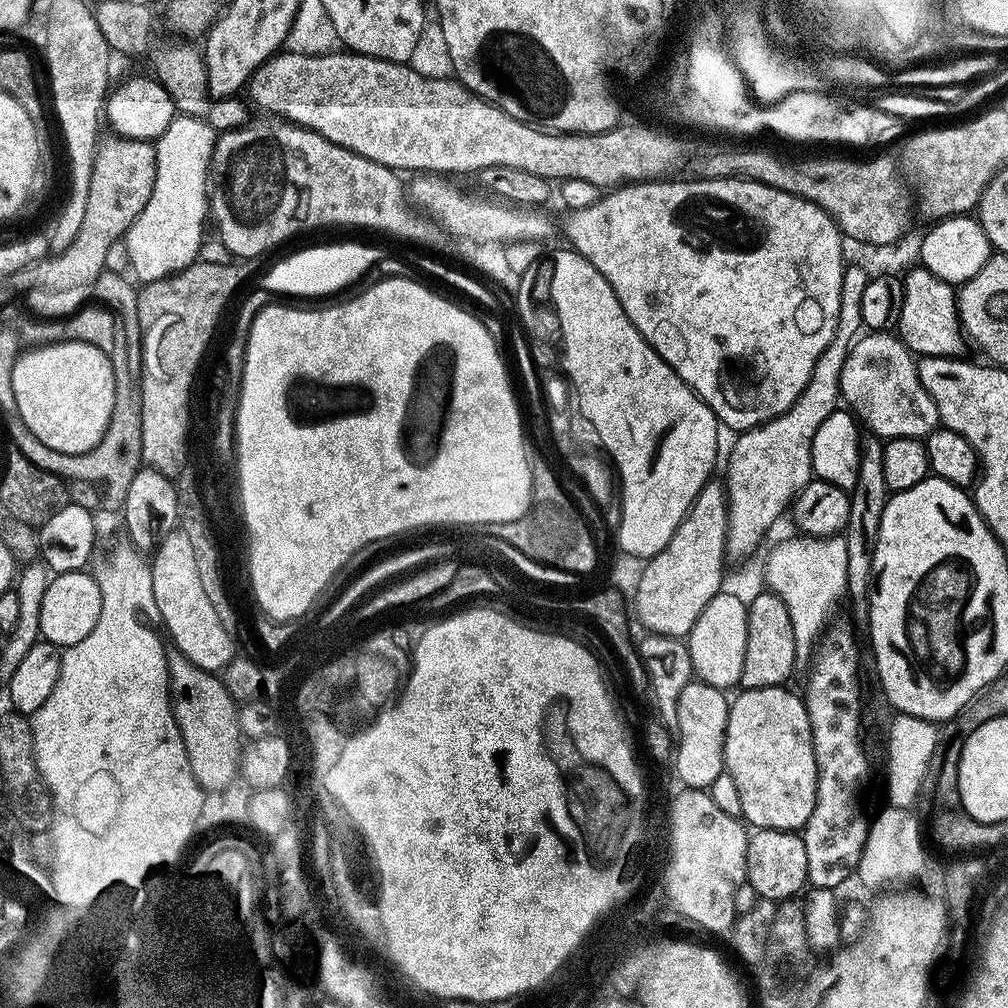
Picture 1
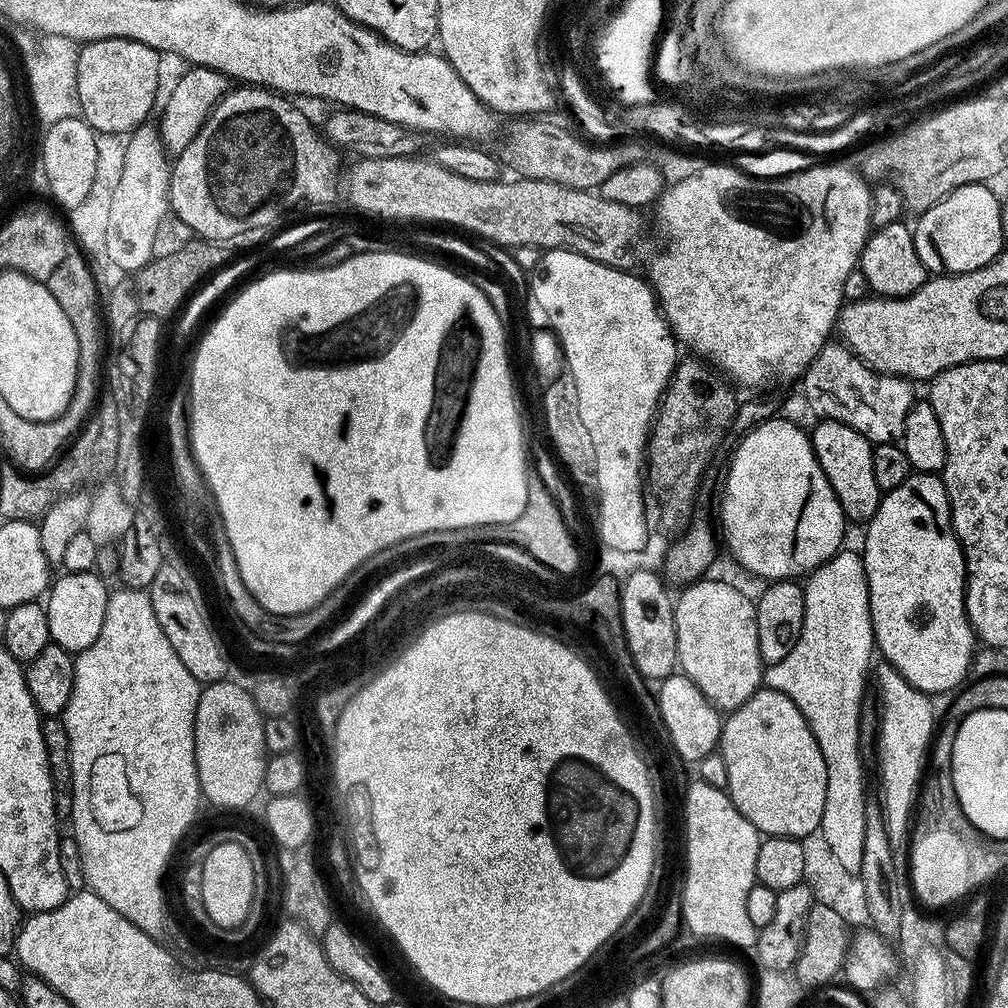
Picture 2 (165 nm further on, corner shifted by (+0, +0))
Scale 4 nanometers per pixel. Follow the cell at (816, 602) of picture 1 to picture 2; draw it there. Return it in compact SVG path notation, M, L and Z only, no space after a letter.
M843 549L822 566L813 571L805 581L804 621L798 642L786 658L777 664L769 664L764 670L763 683L778 690L802 710L802 718L810 726L822 750L826 762L826 806L822 810L819 831L829 842L835 857L847 871L855 873L862 862L864 835L866 834L866 806L869 797L864 797L864 760L860 746L860 709L865 707L864 687L870 684L870 669L873 667L874 637L872 619L869 614L868 579L865 574L863 557Z

